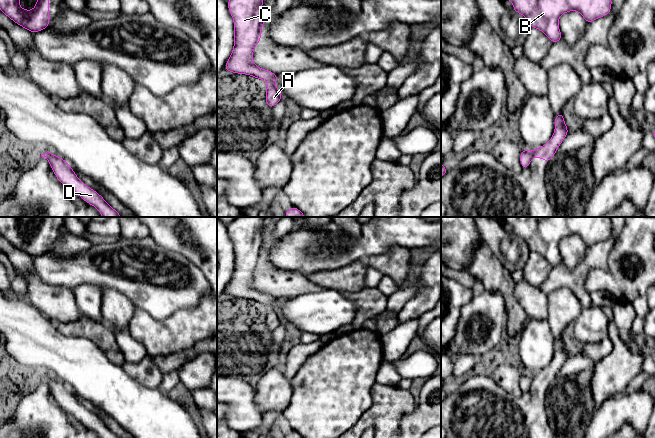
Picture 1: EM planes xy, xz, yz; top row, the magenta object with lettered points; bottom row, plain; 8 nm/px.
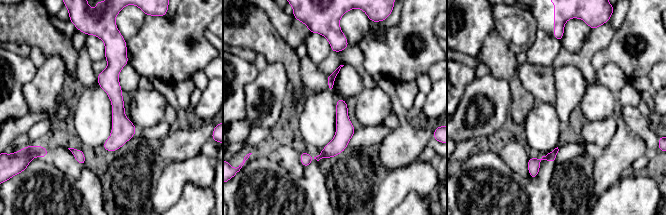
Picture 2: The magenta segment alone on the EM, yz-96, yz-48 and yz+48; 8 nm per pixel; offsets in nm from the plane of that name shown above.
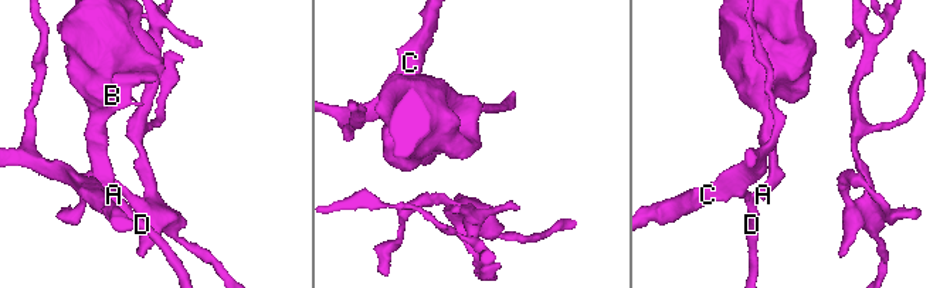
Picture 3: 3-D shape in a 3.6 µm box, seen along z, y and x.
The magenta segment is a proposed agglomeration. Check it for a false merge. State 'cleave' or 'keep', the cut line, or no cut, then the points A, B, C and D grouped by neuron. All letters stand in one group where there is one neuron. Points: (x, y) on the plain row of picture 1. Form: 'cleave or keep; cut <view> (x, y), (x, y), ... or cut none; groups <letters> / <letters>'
cleave; cut yz (530, 376), (532, 381); groups A B / C D

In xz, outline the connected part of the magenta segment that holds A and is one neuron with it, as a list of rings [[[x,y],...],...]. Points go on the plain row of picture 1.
[[[268,307],[266,310],[266,328],[269,332],[273,332],[280,324],[283,323],[279,312],[274,309],[274,307]]]

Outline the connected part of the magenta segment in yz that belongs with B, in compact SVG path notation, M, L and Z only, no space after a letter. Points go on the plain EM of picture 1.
M503 217L505 223L513 228L515 237L525 240L531 252L541 254L552 267L561 265L559 242L569 235L577 235L588 248L607 240L611 236L612 223L610 217Z

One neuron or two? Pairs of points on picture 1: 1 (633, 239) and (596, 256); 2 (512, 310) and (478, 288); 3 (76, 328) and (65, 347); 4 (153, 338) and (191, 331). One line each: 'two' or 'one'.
1: two
2: two
3: two
4: one

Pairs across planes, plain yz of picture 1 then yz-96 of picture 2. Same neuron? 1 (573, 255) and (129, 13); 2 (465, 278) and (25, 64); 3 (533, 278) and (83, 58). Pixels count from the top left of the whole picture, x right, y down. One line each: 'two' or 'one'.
1: one
2: two
3: two

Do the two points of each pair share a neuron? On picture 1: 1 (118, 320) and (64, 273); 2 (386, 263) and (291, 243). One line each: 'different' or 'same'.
1: different
2: different

